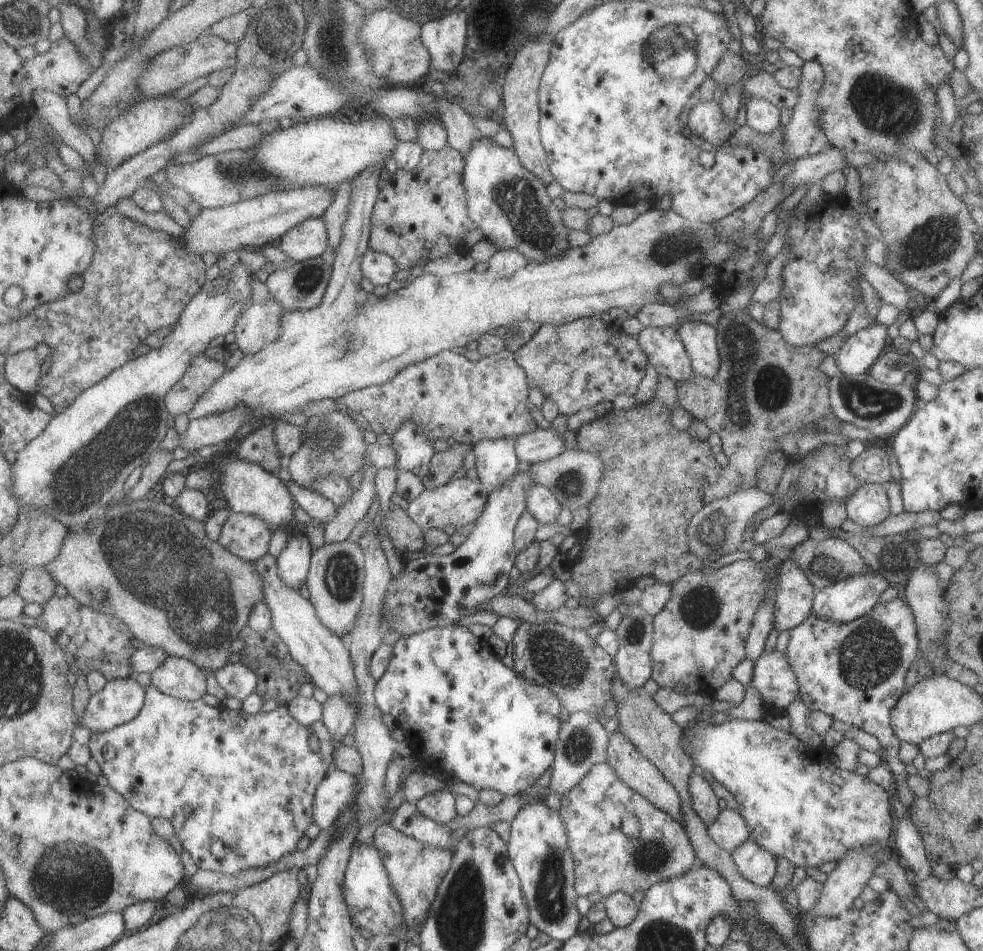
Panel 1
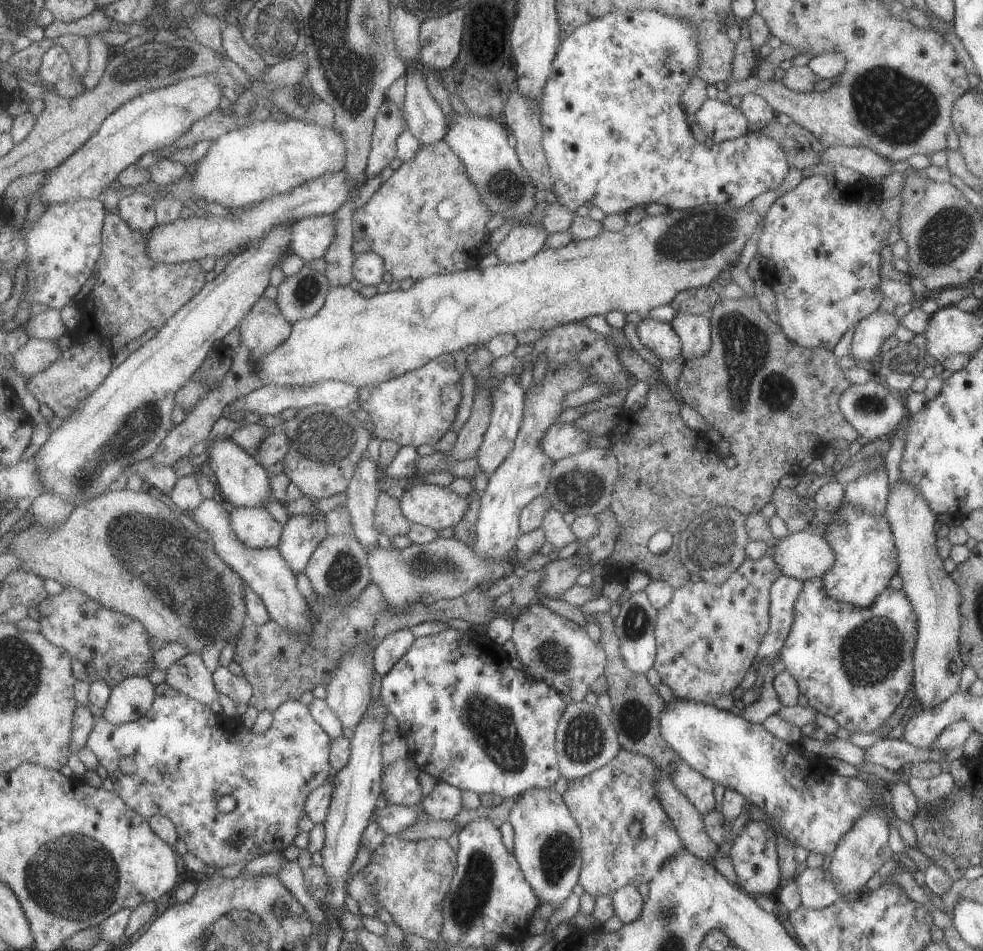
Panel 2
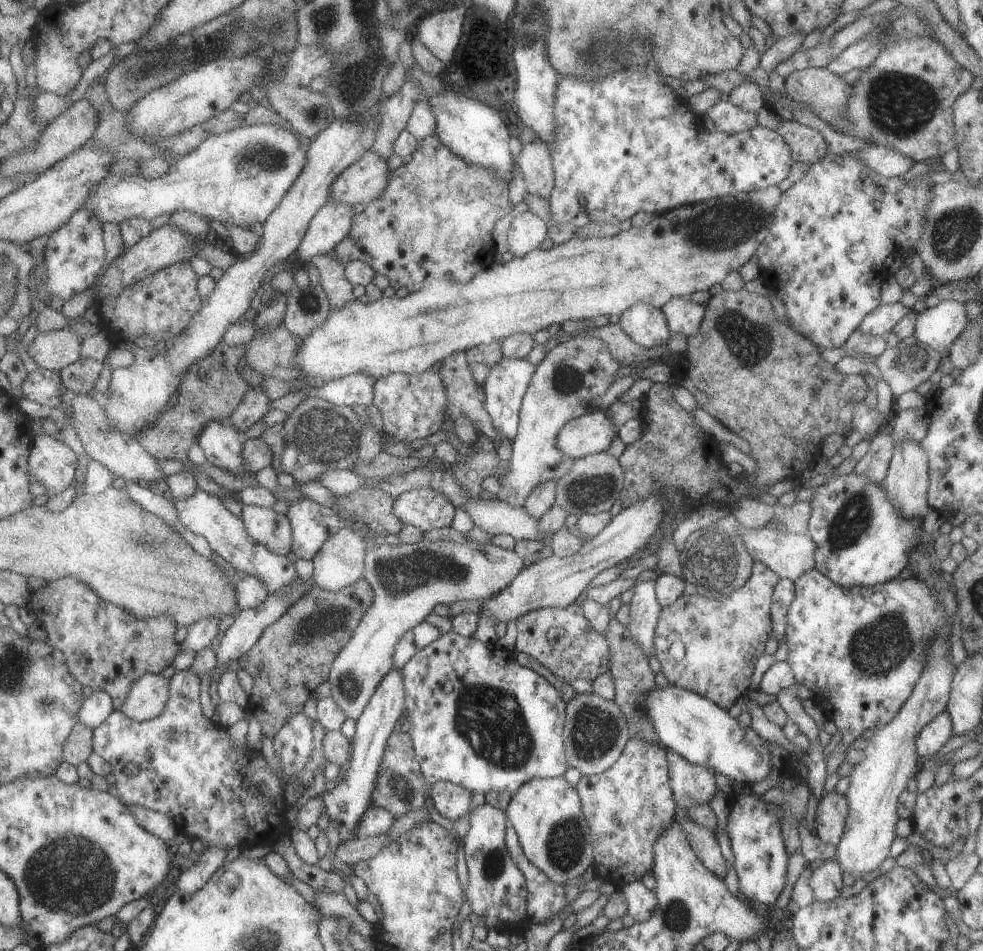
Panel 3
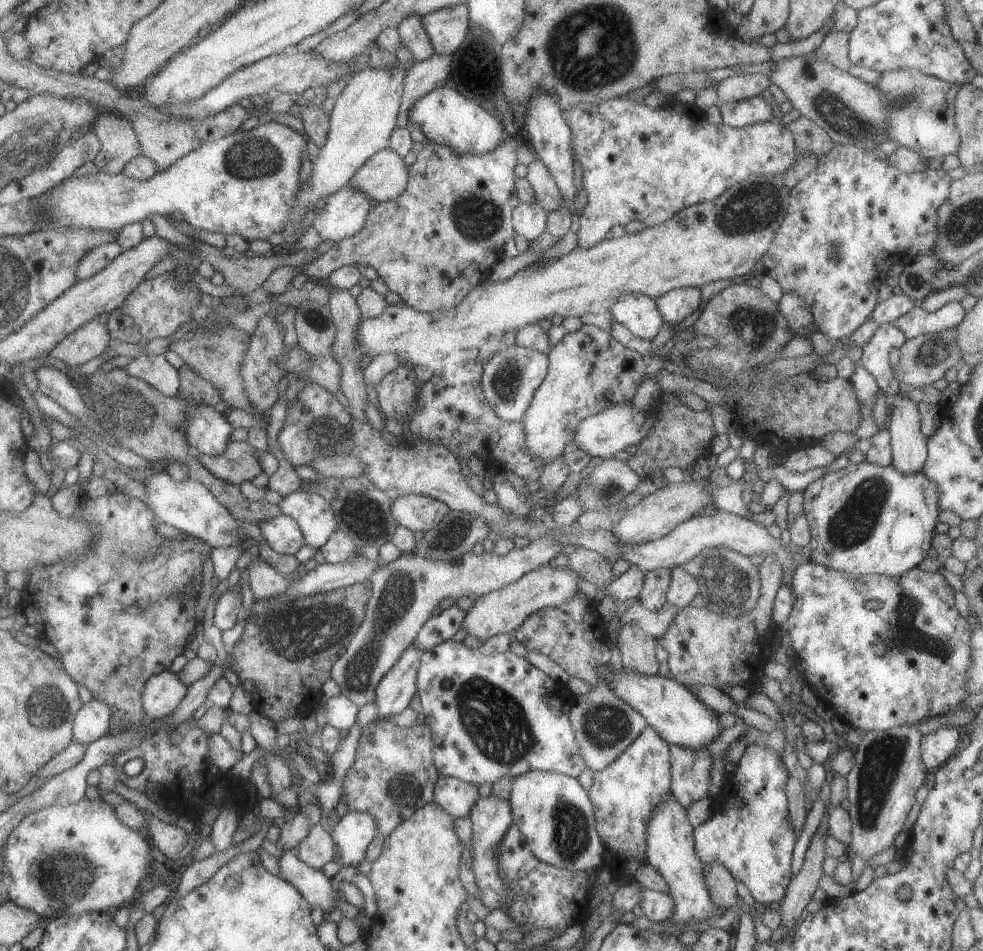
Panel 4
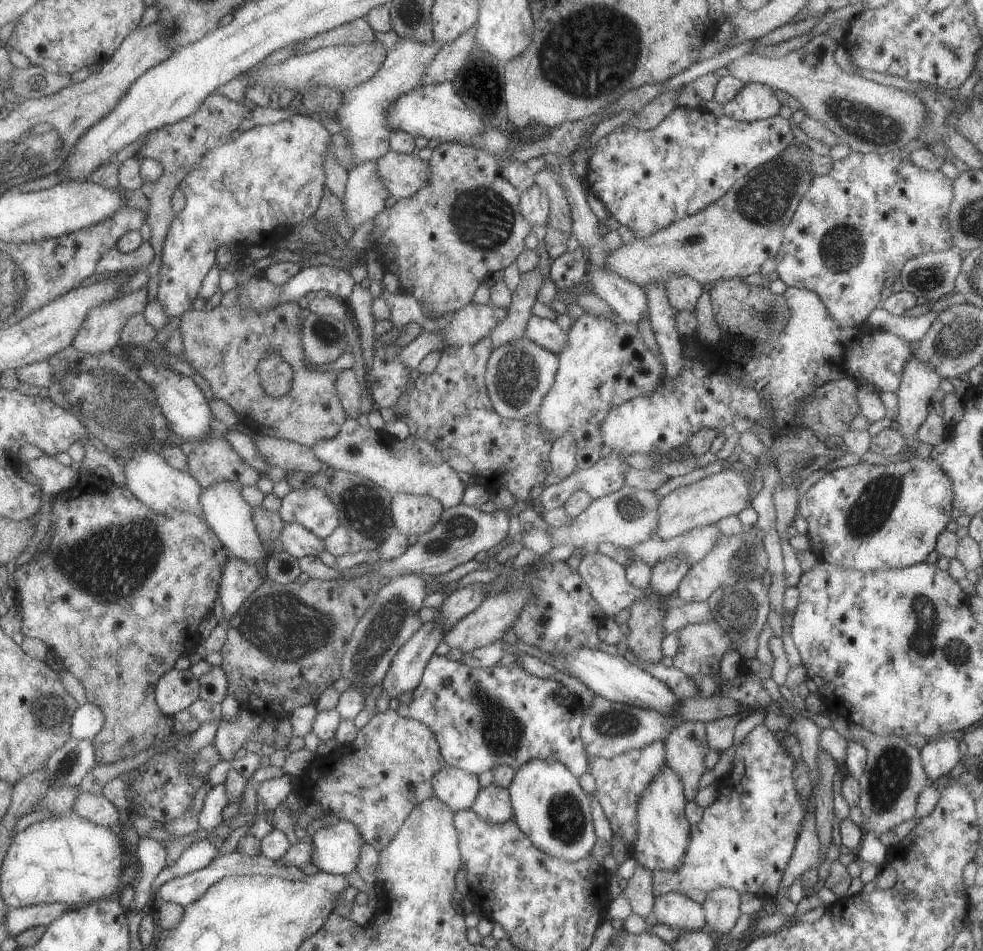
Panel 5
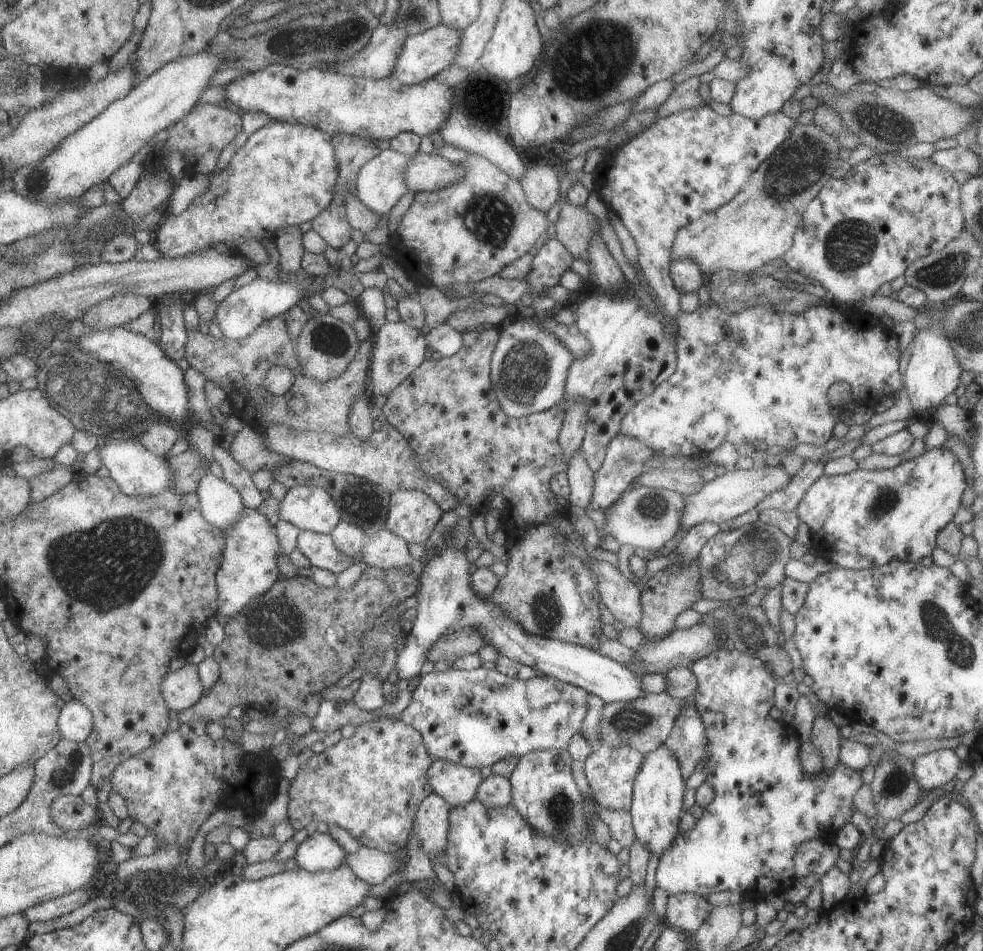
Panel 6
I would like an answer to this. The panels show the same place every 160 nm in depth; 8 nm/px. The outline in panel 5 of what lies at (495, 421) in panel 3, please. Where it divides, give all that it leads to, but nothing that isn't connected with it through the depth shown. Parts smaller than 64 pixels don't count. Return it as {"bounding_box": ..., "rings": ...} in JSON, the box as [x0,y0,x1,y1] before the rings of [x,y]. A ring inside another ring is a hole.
{"bounding_box":[484,336,558,420],"rings":[[[523,336],[497,345],[489,355],[484,383],[493,410],[509,420],[531,419],[539,410],[542,398],[551,388],[557,370],[558,356]]]}

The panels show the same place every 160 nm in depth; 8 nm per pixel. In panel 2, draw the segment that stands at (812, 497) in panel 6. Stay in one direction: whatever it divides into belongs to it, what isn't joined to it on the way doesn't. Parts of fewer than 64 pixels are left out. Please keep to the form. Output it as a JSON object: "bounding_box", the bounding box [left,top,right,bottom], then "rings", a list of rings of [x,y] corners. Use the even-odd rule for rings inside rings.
{"bounding_box":[820,499,898,608],"rings":[[[845,499],[834,510],[831,522],[824,524],[822,537],[833,551],[833,564],[820,576],[831,599],[865,608],[887,588],[898,569],[898,550],[895,548],[890,524],[883,514],[864,513]]]}

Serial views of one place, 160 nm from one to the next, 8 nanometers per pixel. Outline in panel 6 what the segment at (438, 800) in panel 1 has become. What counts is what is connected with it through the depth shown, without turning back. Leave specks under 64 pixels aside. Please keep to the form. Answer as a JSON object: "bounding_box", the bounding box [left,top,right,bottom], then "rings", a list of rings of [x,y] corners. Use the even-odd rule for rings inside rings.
{"bounding_box":[426,759,483,807],"rings":[[[432,759],[426,775],[432,792],[445,800],[449,807],[464,805],[475,799],[478,784],[483,779],[480,769],[443,759]]]}

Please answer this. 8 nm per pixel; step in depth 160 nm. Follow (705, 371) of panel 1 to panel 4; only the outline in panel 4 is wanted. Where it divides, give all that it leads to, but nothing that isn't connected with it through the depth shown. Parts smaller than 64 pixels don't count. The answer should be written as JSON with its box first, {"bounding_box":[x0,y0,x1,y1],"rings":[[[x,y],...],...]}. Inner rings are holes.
{"bounding_box":[655,287,701,324],"rings":[[[697,287],[671,289],[655,299],[662,319],[669,324],[688,323],[699,311],[699,302],[701,289]]]}

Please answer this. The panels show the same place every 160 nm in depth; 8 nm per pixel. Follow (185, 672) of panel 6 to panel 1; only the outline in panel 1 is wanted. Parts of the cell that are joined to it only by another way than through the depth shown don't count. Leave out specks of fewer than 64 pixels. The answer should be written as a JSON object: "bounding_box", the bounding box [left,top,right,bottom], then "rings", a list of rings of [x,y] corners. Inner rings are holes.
{"bounding_box":[78,676,144,732],"rings":[[[133,676],[107,681],[99,692],[89,697],[84,713],[78,718],[79,723],[90,731],[103,732],[129,722],[144,705],[144,692]]]}

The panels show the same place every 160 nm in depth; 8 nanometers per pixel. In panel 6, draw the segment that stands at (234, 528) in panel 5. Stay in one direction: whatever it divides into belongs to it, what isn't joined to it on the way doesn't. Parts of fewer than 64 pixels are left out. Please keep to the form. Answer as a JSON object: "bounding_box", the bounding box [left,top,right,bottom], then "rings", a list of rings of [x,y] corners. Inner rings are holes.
{"bounding_box":[195,471,243,532],"rings":[[[210,471],[198,480],[195,493],[205,520],[221,532],[232,525],[243,507],[236,490],[224,479],[216,478]]]}

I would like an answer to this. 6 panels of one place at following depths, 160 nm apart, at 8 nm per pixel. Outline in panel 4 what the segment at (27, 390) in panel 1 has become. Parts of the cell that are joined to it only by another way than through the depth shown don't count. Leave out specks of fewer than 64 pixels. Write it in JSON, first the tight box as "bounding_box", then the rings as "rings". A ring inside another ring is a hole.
{"bounding_box":[49,319,109,368],"rings":[[[92,319],[90,322],[75,328],[73,332],[69,332],[49,352],[49,356],[55,360],[60,360],[67,367],[77,368],[99,356],[105,348],[108,348],[109,340],[105,324]]]}

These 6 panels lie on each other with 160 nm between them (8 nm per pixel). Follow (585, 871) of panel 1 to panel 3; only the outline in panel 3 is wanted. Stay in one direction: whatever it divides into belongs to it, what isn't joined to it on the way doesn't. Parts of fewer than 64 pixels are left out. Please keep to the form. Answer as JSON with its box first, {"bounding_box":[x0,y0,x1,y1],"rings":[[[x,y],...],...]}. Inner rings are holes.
{"bounding_box":[575,733,677,890],"rings":[[[637,733],[628,739],[620,756],[610,768],[600,774],[581,775],[575,786],[581,804],[579,806],[581,814],[585,816],[589,826],[593,852],[591,867],[594,876],[613,884],[616,890],[620,890],[625,884],[639,882],[644,875],[652,871],[653,844],[659,838],[659,834],[674,821],[677,807],[668,784],[666,752],[667,750],[658,744],[649,744],[641,740],[641,736]]]}

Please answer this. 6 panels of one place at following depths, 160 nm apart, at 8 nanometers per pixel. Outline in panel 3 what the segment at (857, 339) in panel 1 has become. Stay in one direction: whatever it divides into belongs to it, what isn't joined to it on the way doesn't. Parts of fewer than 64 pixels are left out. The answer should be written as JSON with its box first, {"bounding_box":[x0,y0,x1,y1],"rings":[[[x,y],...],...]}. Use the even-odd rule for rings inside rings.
{"bounding_box":[857,302,909,337],"rings":[[[901,302],[881,303],[861,320],[857,330],[867,336],[885,337],[907,312],[909,309],[905,308]]]}

